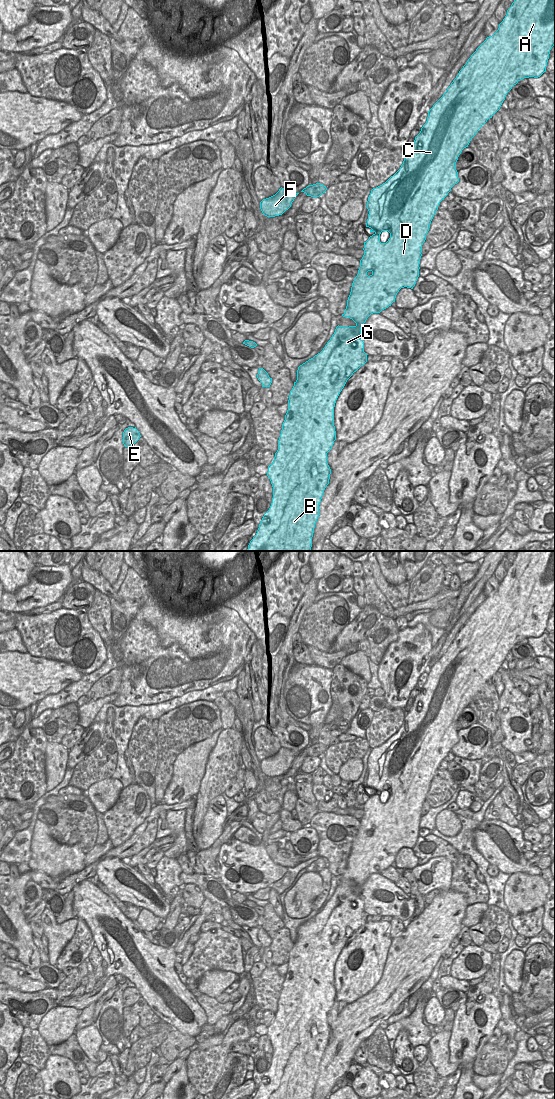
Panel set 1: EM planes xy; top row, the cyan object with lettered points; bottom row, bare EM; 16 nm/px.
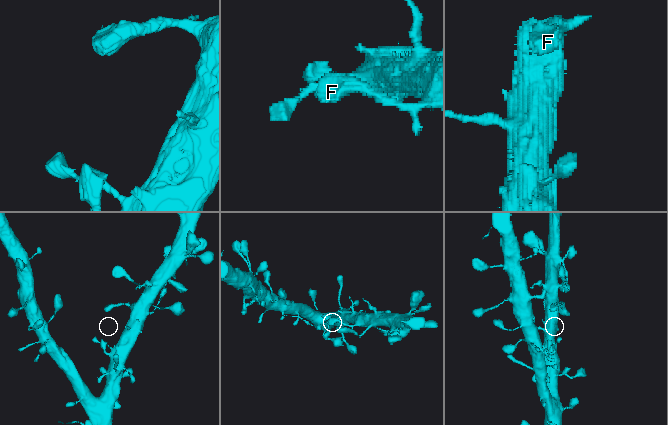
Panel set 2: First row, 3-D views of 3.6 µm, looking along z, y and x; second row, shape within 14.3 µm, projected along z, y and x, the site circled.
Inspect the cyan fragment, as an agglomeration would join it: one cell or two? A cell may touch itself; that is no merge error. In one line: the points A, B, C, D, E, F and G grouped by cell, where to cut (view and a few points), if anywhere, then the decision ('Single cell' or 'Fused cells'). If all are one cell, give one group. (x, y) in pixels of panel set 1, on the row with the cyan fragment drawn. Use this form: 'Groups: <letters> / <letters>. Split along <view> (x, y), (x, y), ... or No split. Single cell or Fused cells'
Groups: A B C D E F G. No split. Single cell.

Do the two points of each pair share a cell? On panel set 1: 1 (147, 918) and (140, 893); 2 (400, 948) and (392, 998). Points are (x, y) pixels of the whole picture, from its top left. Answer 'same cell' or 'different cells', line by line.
1: different cells
2: same cell

